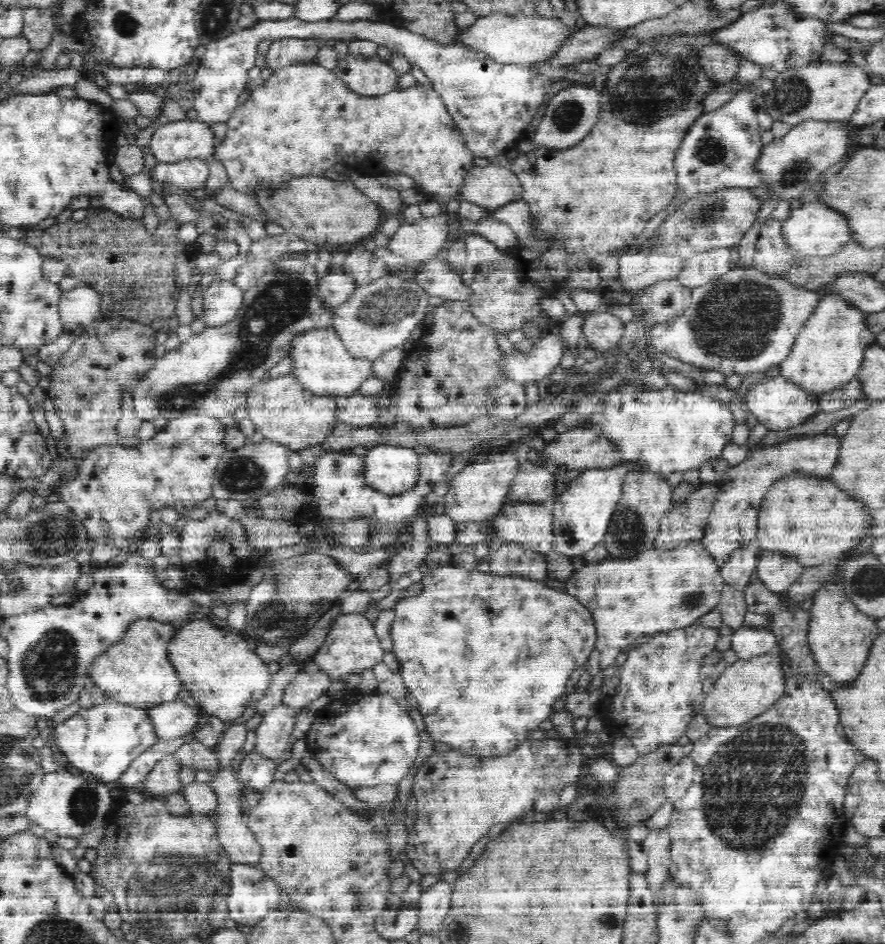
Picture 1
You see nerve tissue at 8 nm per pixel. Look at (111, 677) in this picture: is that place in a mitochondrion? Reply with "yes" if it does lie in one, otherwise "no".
no

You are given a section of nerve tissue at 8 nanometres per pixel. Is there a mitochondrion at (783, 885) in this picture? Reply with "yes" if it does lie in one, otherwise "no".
no

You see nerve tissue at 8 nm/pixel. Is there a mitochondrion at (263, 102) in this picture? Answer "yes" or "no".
no

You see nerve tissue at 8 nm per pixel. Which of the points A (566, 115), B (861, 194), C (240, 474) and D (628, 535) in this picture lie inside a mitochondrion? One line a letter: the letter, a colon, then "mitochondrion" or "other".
A: mitochondrion
B: other
C: mitochondrion
D: mitochondrion

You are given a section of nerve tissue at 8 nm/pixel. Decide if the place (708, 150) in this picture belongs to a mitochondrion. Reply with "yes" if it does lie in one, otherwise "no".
yes

